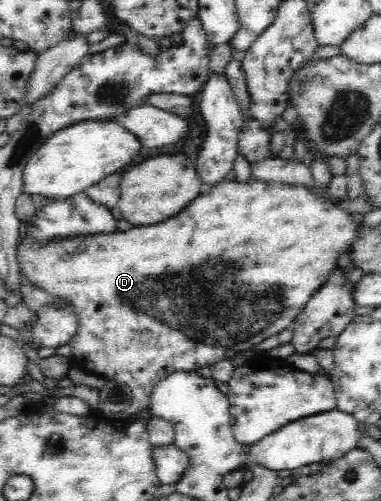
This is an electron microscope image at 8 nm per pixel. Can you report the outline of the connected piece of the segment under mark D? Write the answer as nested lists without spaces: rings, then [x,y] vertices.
[[[345,174],[333,176],[326,189],[318,188],[315,192],[306,190],[304,186],[266,183],[254,179],[249,182],[237,182],[234,178],[226,179],[213,188],[203,191],[188,207],[182,209],[182,213],[158,225],[142,225],[142,227],[132,227],[130,231],[98,233],[90,237],[54,239],[54,241],[48,241],[46,245],[38,245],[36,238],[26,232],[23,237],[18,237],[16,261],[23,278],[30,280],[34,286],[38,286],[48,295],[58,298],[74,312],[74,316],[78,316],[78,329],[67,343],[71,347],[74,366],[88,374],[104,376],[107,380],[124,383],[133,390],[132,405],[124,413],[120,412],[112,416],[115,419],[127,420],[128,416],[138,409],[149,406],[154,387],[160,381],[164,381],[168,375],[196,372],[203,367],[210,367],[221,359],[231,358],[237,352],[258,345],[260,341],[277,335],[291,326],[296,315],[302,311],[303,305],[306,305],[306,301],[312,297],[314,289],[318,289],[330,275],[330,269],[334,269],[336,257],[344,253],[346,247],[352,246],[354,239],[363,231],[358,230],[359,217],[346,214],[338,208],[338,205],[330,202],[330,197],[346,199],[348,178]]]

